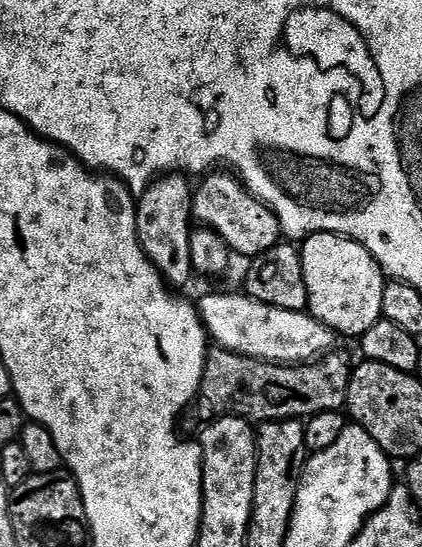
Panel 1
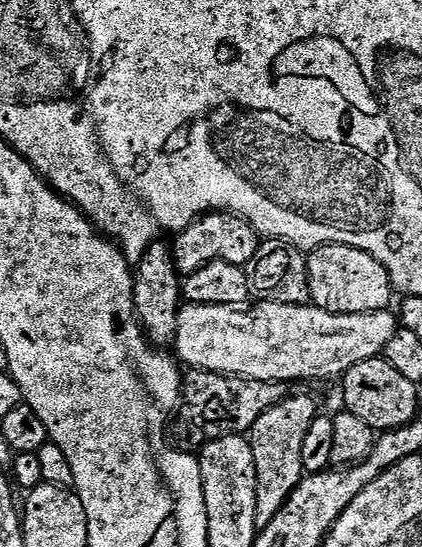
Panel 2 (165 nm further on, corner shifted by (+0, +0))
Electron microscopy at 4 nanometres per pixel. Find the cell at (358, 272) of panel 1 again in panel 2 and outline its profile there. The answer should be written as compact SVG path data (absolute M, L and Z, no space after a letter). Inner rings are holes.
M324 244L311 249L308 256L308 277L312 304L335 316L383 312L389 307L394 289L388 272L370 254L345 244Z

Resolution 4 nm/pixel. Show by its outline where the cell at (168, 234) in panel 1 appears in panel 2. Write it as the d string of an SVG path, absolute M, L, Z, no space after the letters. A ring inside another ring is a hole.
M157 240L137 261L134 268L132 300L136 317L144 329L149 343L158 348L173 345L177 336L177 314L182 306L182 280L167 243Z

